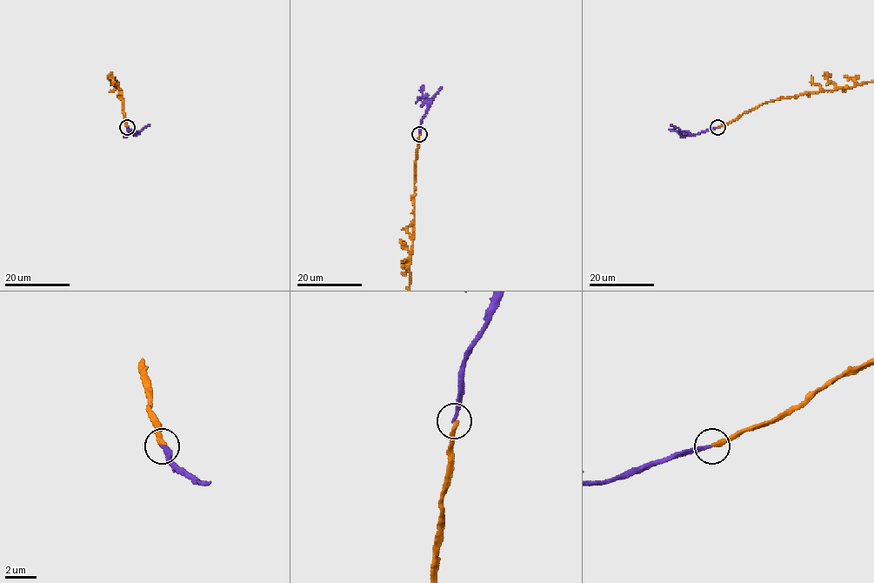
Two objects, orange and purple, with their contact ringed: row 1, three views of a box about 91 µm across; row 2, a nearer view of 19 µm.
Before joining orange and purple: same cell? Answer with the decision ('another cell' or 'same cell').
same cell

